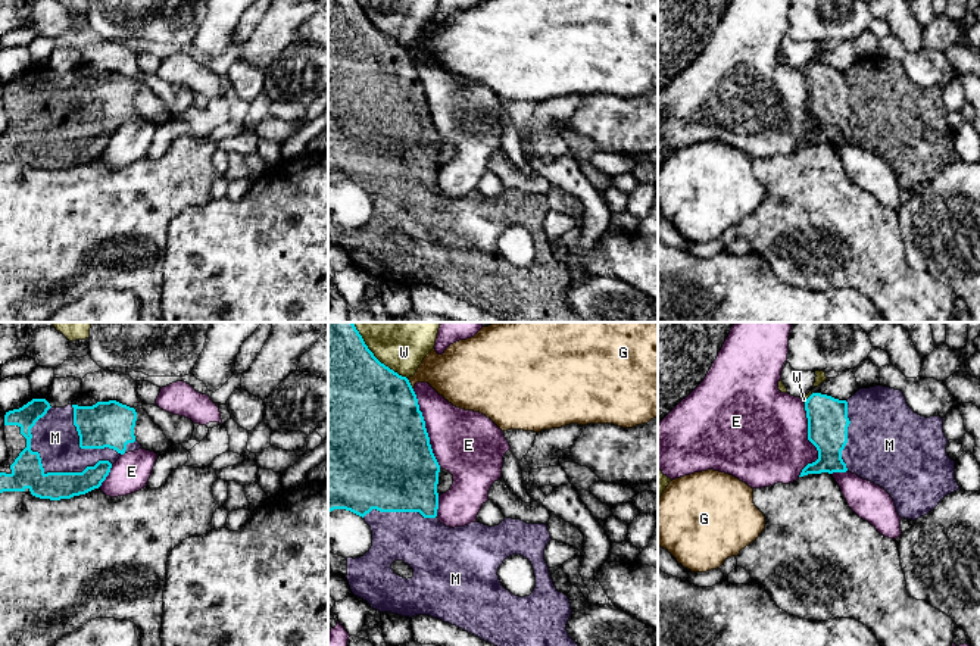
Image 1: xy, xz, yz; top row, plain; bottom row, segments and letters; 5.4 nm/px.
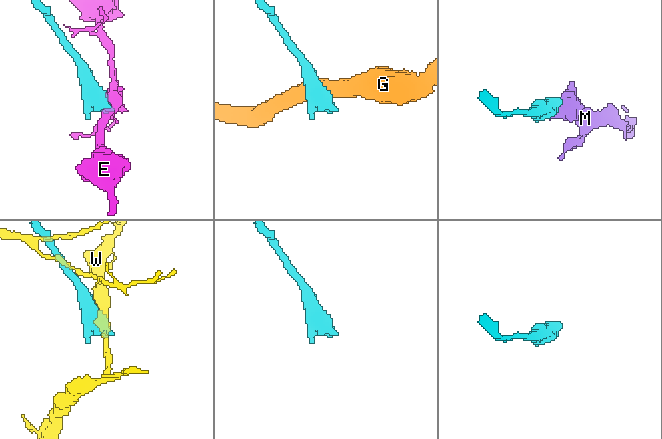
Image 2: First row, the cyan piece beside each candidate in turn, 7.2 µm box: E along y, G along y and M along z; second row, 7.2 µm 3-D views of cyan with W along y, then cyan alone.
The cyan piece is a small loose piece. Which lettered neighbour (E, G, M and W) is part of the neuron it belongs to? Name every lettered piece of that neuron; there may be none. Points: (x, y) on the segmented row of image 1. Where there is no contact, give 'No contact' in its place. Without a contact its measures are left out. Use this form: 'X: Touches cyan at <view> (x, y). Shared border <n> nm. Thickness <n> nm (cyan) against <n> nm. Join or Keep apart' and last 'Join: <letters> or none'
E: Touches cyan at xz (425, 428). Shared border 460 nm. Thickness 500 nm (cyan) against 360 nm. Keep apart
G: Touches cyan at xz (409, 384). Shared border 70 nm. Thickness 500 nm (cyan) against 260 nm. Keep apart
M: Touches cyan at xy (56, 473). Shared border 500 nm. Thickness 180 nm (cyan) against 240 nm. Join
W: Touches cyan at xz (373, 355). Shared border 440 nm. Thickness 500 nm (cyan) against 440 nm. Keep apart
Join: M

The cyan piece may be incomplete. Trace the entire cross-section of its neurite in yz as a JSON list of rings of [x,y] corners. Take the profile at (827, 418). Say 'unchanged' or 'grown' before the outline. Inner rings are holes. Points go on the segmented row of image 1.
grown | [[[883,386],[859,388],[848,400],[812,393],[805,402],[805,411],[808,440],[817,447],[818,459],[808,464],[799,477],[849,471],[884,489],[893,499],[898,515],[912,521],[959,490],[955,461],[946,453],[943,418],[915,413],[901,390]]]

